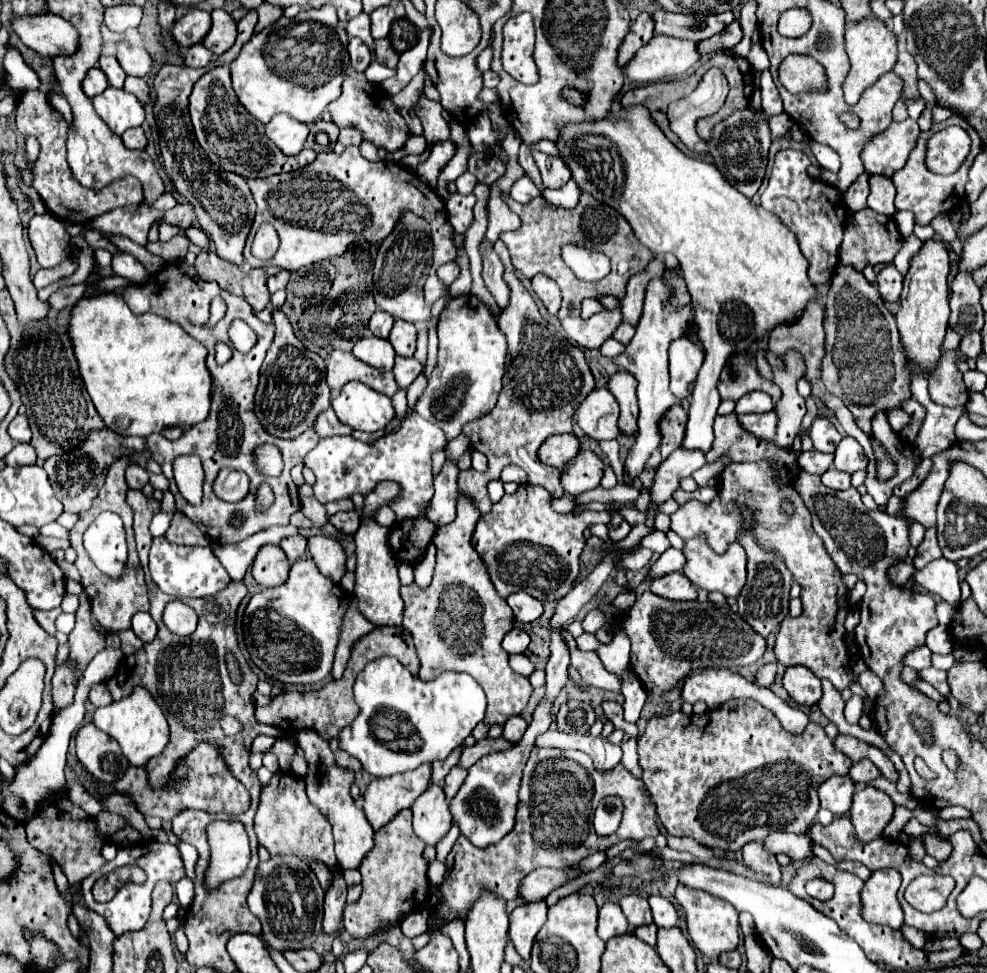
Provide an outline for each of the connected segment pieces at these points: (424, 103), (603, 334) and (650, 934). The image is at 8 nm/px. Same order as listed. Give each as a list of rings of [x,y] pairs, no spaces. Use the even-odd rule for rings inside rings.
[[[420,95],[420,99],[414,105],[414,113],[422,121],[424,137],[428,143],[450,139],[448,123],[442,117],[442,105],[438,101],[432,101],[432,99],[426,99],[426,95]]]
[[[620,307],[606,309],[598,315],[592,315],[588,321],[584,321],[582,317],[562,321],[562,325],[564,325],[566,333],[572,337],[572,341],[576,341],[580,347],[588,347],[588,349],[598,349],[614,333],[614,329],[620,323],[622,323]]]
[[[652,923],[652,925],[642,925],[640,929],[634,929],[632,933],[638,937],[638,939],[642,939],[644,943],[648,943],[650,947],[654,947],[656,945],[656,925]]]

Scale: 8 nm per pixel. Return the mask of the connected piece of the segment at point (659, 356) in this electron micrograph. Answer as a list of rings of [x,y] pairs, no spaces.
[[[664,275],[652,279],[646,287],[644,297],[644,311],[636,327],[636,335],[628,343],[626,351],[612,359],[612,363],[618,369],[624,369],[632,373],[638,381],[638,401],[640,401],[640,417],[638,417],[638,435],[636,443],[628,453],[626,459],[626,481],[632,481],[640,475],[644,469],[646,459],[654,449],[660,445],[660,433],[658,433],[658,421],[662,413],[676,403],[676,397],[672,397],[672,391],[668,387],[668,347],[670,341],[682,337],[686,329],[692,329],[692,305],[684,305],[684,309],[668,309],[668,297],[672,297],[672,289],[668,289],[668,283],[664,281]]]

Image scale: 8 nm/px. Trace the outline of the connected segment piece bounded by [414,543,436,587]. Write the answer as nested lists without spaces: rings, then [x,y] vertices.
[[[430,543],[428,547],[428,553],[424,553],[424,561],[420,561],[420,565],[414,565],[414,577],[416,577],[416,583],[418,585],[428,585],[432,581],[432,571],[434,571],[434,555],[436,555],[436,549],[434,545]]]

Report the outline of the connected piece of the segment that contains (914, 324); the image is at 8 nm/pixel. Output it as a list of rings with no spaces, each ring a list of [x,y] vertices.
[[[928,239],[922,243],[922,249],[912,257],[910,269],[904,277],[904,289],[900,297],[900,311],[896,313],[898,331],[908,359],[914,359],[926,373],[934,369],[940,359],[940,345],[944,341],[948,325],[948,273],[950,259],[948,247],[944,241]]]

